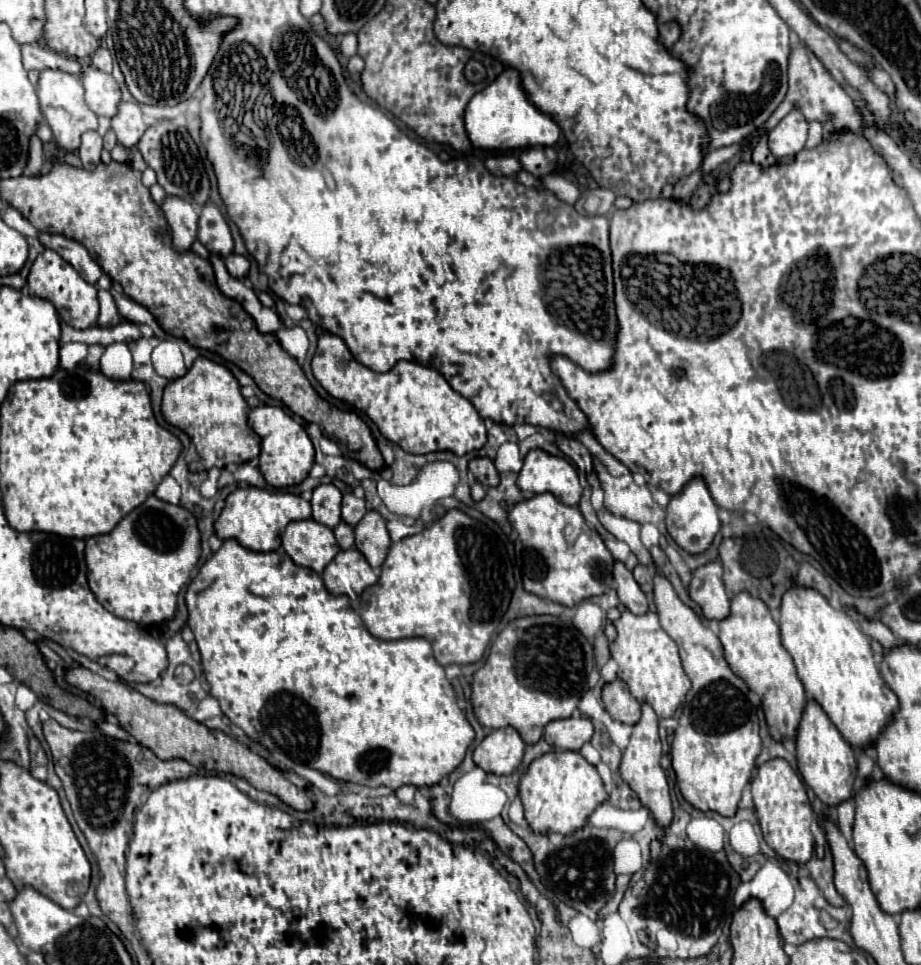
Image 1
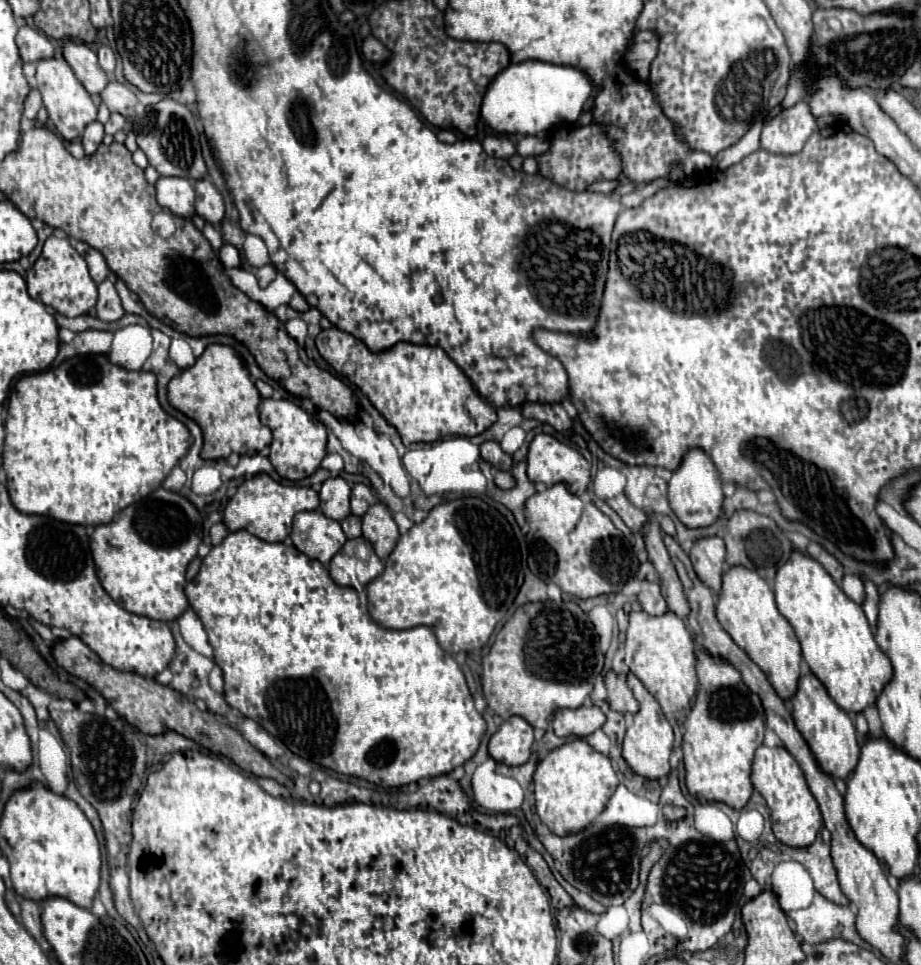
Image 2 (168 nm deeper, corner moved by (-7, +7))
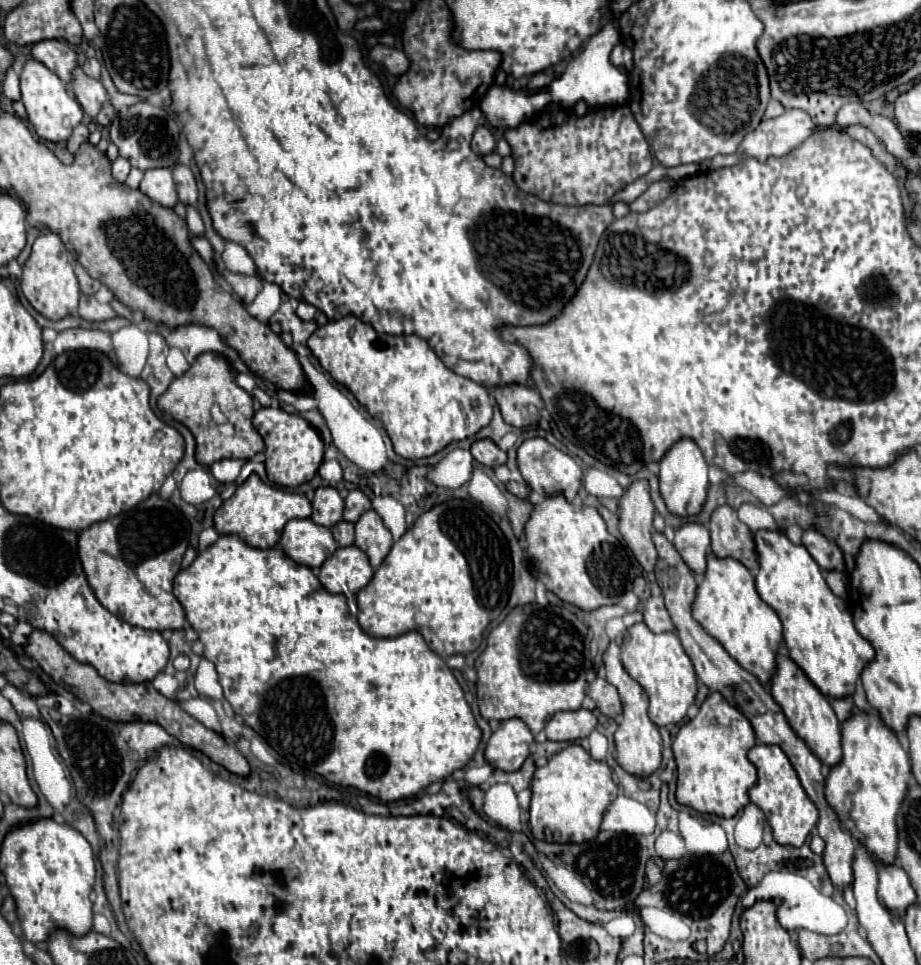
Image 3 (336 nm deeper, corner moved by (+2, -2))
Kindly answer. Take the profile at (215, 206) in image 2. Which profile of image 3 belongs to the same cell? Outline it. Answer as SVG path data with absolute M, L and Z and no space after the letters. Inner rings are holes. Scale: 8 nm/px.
M175 164L171 170L173 170L173 180L175 180L179 200L183 204L195 204L197 202L197 186L195 186L195 176L193 176L191 168L185 164Z

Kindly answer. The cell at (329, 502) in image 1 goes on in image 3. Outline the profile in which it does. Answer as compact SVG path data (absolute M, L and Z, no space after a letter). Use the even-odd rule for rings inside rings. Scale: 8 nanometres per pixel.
M321 486L315 490L311 520L321 526L335 526L343 518L343 498L331 486Z

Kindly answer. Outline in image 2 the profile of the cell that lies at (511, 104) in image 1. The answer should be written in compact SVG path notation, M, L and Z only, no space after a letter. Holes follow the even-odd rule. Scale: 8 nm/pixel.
M544 61L512 63L506 71L496 75L494 83L490 83L486 99L482 101L482 121L504 135L522 133L548 137L558 123L574 123L580 117L592 91L590 79L574 67Z

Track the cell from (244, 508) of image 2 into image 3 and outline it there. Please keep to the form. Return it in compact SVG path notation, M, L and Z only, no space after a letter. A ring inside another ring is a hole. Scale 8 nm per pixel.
M251 474L237 492L221 504L215 512L215 528L219 534L237 534L253 548L273 548L283 532L283 526L291 518L309 518L311 502L302 494L289 494L265 484L257 474Z

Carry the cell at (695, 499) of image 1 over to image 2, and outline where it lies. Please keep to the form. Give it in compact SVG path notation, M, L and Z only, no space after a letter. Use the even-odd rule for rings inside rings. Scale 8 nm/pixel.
M690 449L684 455L682 465L672 473L672 479L668 483L668 503L674 511L674 515L688 529L708 527L722 515L722 501L724 501L722 483L720 483L714 463L702 449Z

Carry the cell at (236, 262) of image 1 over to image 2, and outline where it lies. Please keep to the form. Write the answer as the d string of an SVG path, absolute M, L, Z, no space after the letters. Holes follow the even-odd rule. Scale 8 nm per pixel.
M226 243L220 251L218 251L218 255L220 255L220 261L224 263L224 267L240 267L240 253L238 253L238 249L234 247L234 245L230 245L230 243Z

